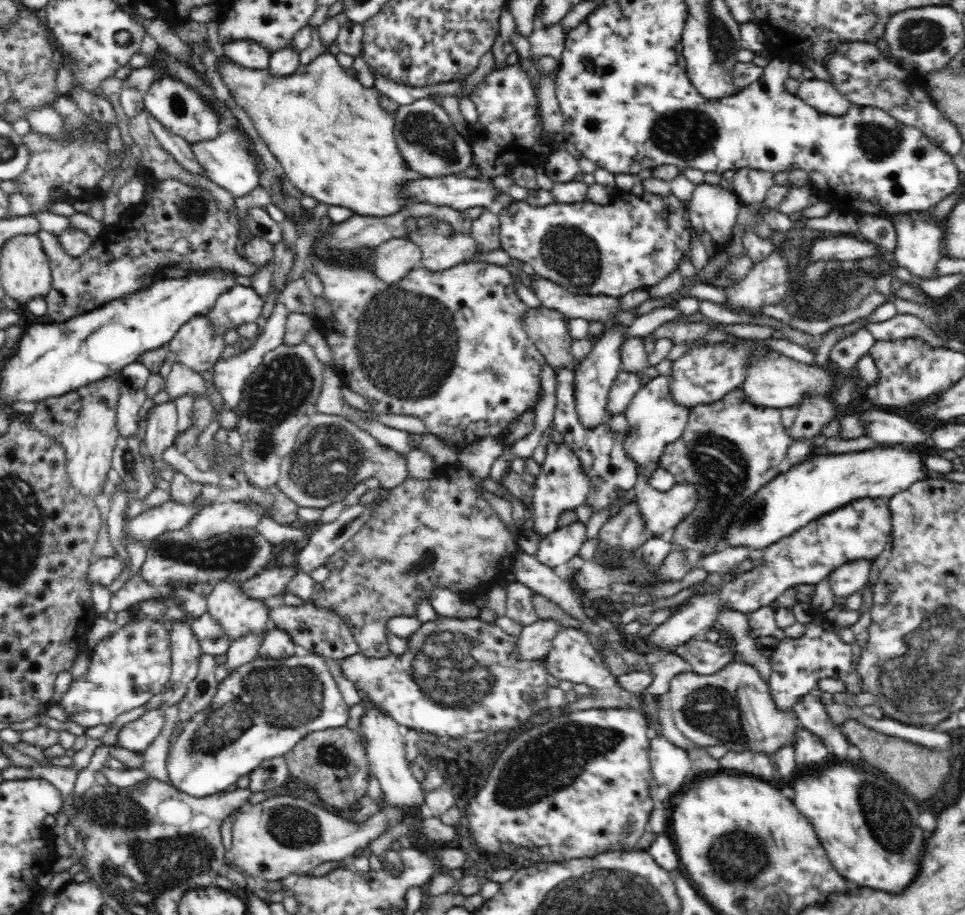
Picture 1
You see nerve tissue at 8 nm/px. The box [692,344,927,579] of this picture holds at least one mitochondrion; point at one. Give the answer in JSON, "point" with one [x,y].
{"point":[753,514]}

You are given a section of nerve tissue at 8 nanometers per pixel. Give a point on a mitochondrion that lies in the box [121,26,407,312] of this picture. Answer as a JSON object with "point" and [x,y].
{"point":[190,207]}

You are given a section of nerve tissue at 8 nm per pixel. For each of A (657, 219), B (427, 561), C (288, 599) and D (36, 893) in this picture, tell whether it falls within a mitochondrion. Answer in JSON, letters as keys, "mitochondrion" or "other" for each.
{"A":"other","B":"mitochondrion","C":"other","D":"other"}

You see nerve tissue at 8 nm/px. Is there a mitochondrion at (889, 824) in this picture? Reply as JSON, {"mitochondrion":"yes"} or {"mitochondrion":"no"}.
{"mitochondrion":"yes"}

